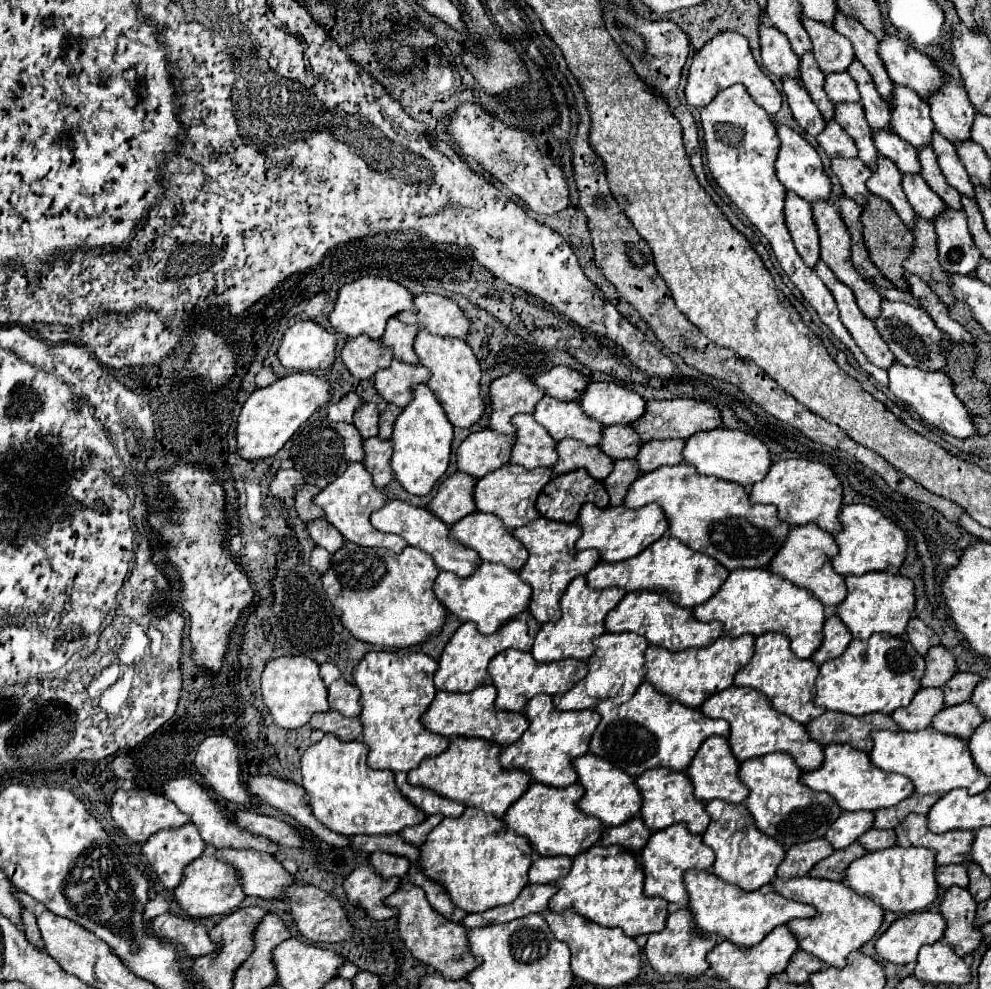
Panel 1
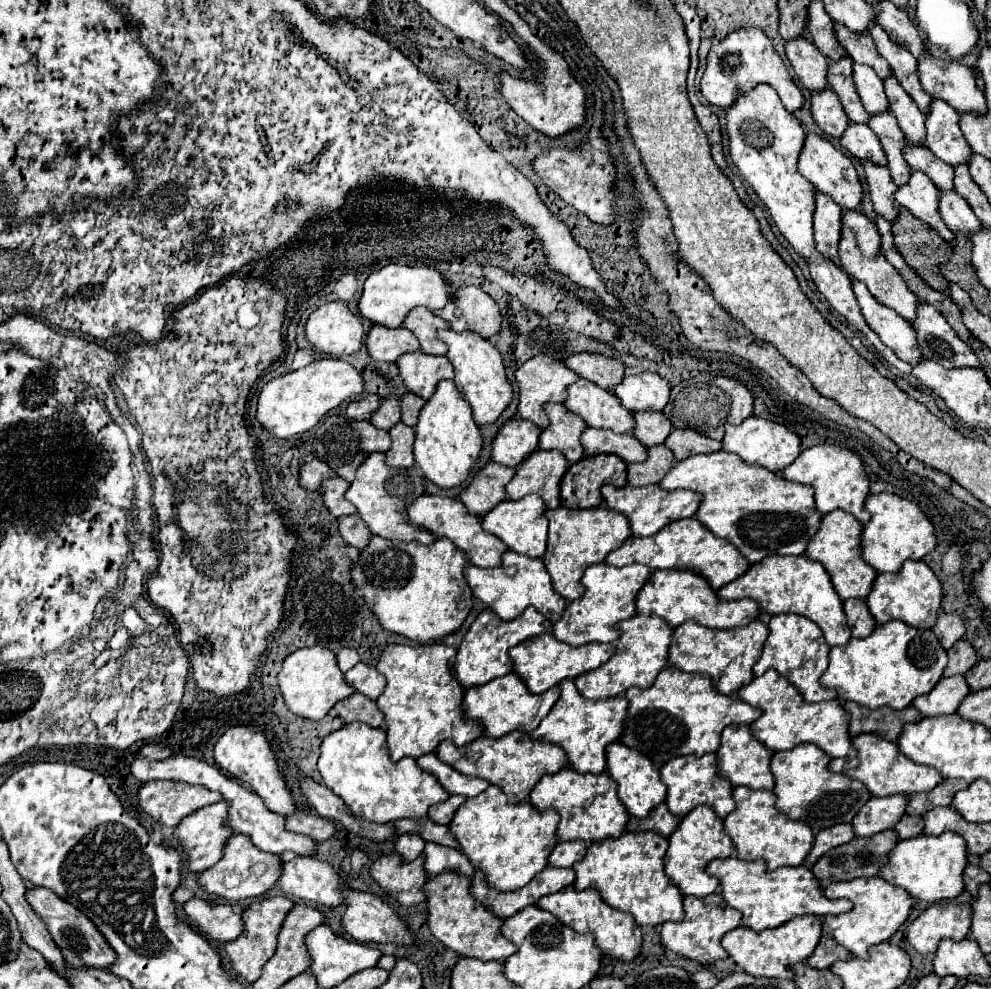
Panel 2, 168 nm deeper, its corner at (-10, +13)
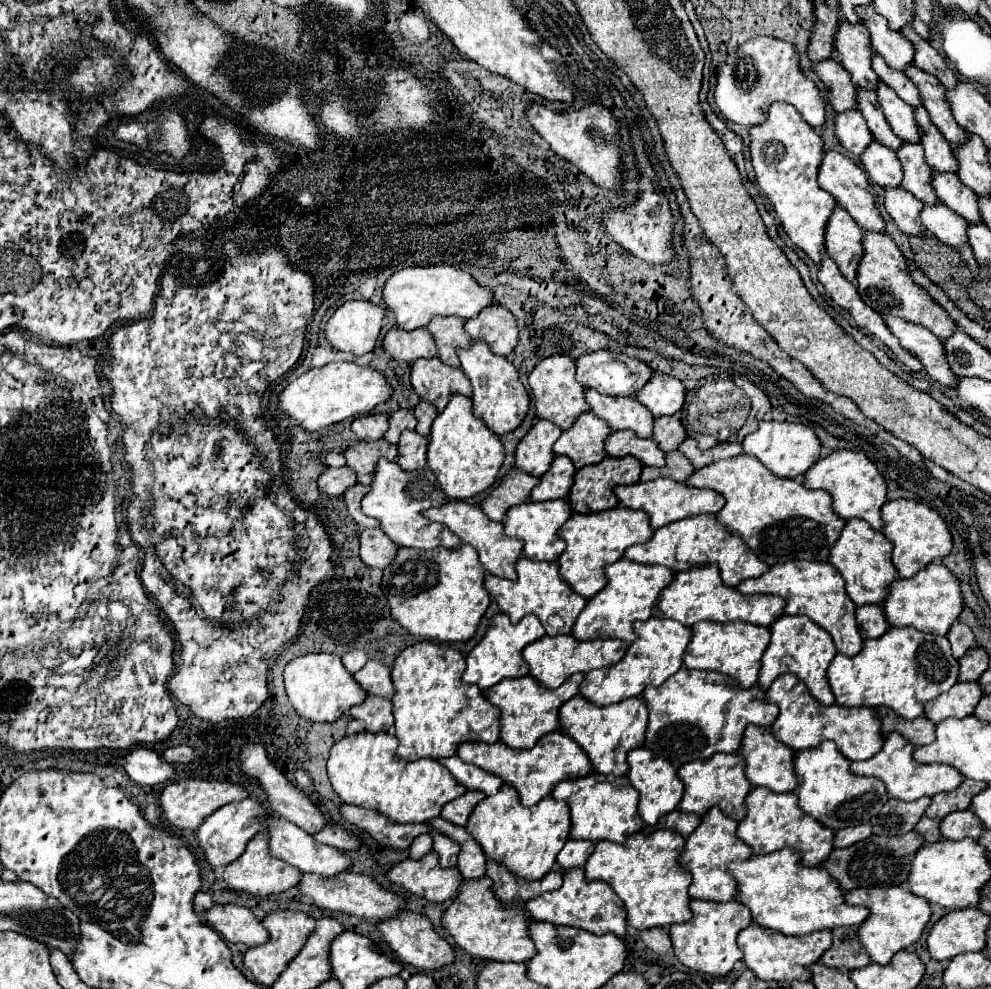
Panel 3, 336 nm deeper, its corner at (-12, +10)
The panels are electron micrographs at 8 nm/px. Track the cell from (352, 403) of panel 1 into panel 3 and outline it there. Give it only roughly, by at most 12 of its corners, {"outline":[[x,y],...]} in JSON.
{"outline":[[358,416],[352,430],[360,440],[378,440],[388,430],[388,416]]}

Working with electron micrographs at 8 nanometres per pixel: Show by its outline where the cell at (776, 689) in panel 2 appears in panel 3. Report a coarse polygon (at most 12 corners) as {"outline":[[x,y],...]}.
{"outline":[[794,674],[778,676],[774,738],[792,750],[836,742],[866,760],[882,748],[874,708],[822,706]]}

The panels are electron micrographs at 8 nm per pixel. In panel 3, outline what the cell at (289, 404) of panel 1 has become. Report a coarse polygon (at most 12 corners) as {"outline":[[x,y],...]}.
{"outline":[[330,362],[292,380],[278,410],[306,432],[368,414],[384,376]]}

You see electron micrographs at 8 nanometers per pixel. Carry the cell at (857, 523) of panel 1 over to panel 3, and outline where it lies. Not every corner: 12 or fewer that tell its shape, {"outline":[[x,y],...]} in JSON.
{"outline":[[902,498],[882,506],[892,562],[910,578],[952,550],[936,510]]}

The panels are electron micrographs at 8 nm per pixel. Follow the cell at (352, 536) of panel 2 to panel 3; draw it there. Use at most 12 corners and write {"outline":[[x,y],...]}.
{"outline":[[380,530],[360,532],[360,558],[384,568],[398,546]]}

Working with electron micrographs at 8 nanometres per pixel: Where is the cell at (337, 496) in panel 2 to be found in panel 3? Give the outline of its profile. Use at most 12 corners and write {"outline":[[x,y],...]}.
{"outline":[[354,484],[342,494],[356,524],[378,526],[374,518],[360,510],[360,500],[368,486]]}

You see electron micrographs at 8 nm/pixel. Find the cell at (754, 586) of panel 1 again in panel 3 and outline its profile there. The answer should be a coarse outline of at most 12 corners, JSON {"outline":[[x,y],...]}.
{"outline":[[790,560],[736,586],[772,594],[786,614],[830,632],[836,650],[862,648],[854,602],[828,562]]}

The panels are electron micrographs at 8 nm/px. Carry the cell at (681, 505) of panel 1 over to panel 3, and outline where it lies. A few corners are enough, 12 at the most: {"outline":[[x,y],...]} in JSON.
{"outline":[[738,454],[684,484],[768,566],[826,560],[844,520],[824,490]]}

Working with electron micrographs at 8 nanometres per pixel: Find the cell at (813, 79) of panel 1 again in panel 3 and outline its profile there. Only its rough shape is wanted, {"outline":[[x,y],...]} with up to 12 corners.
{"outline":[[856,88],[856,108],[874,138],[896,150],[902,140],[890,130],[874,90]]}

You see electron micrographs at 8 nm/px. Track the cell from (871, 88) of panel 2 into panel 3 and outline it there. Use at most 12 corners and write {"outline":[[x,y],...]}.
{"outline":[[884,82],[876,86],[878,104],[892,132],[918,142],[914,110]]}

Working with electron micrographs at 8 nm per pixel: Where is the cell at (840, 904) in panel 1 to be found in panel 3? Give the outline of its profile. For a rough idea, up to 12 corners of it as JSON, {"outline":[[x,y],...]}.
{"outline":[[900,888],[844,892],[870,910],[858,940],[876,964],[910,948],[930,904]]}

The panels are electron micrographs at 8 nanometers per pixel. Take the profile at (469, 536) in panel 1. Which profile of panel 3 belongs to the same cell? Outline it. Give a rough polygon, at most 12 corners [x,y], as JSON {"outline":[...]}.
{"outline":[[566,500],[512,506],[504,534],[524,542],[530,560],[556,560]]}

